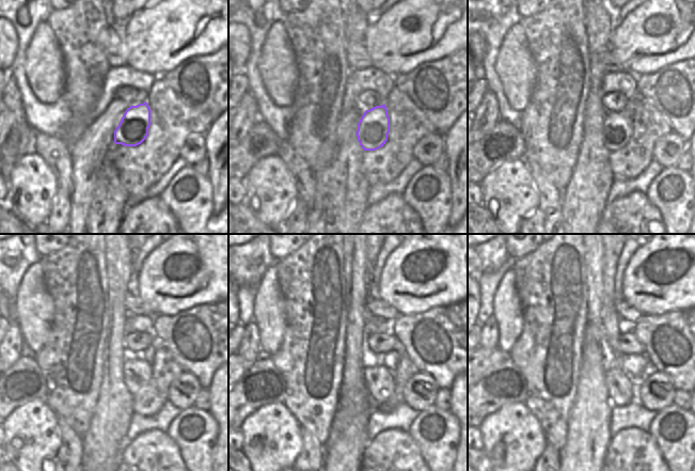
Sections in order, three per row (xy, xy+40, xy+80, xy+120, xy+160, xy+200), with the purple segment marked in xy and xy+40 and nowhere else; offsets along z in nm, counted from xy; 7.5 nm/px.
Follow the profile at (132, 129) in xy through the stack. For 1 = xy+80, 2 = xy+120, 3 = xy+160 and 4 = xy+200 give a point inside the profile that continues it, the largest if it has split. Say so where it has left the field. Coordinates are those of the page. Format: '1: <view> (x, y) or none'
1: xy+80 (617, 126)
2: xy+120 (137, 372)
3: xy+160 (379, 380)
4: xy+200 (620, 387)

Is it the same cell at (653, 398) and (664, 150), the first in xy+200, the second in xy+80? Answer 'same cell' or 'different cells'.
same cell

